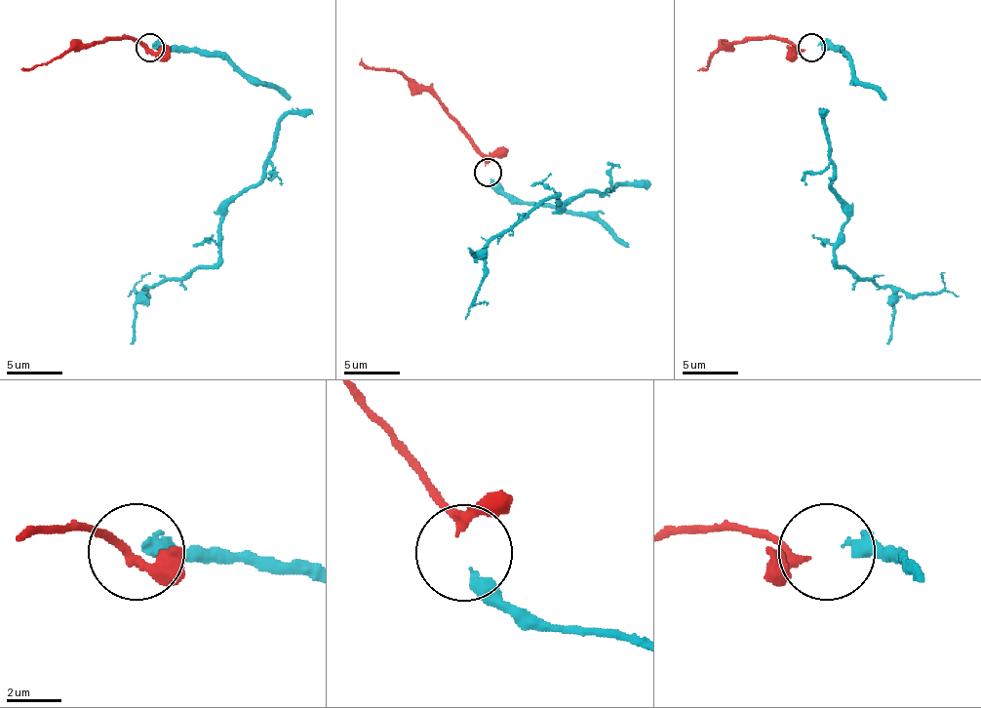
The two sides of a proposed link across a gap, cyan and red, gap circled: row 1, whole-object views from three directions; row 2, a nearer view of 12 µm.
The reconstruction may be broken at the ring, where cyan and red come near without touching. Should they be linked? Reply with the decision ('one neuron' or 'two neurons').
one neuron

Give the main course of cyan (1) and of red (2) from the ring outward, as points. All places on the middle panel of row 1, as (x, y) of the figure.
1: (490, 177), (576, 214), (599, 214), (621, 186), (563, 208), (540, 200), (487, 245), (473, 305), (487, 305)
2: (485, 167), (485, 155), (473, 138), (428, 92), (412, 86), (398, 72), (370, 69), (362, 58)

